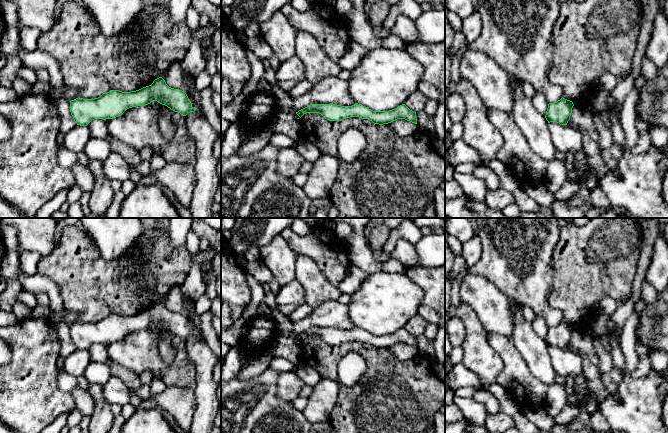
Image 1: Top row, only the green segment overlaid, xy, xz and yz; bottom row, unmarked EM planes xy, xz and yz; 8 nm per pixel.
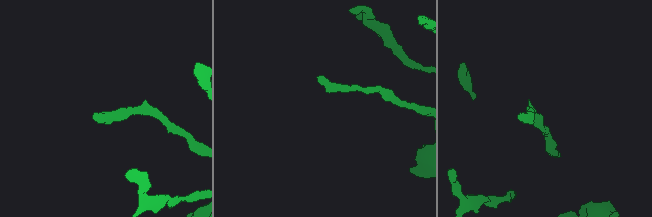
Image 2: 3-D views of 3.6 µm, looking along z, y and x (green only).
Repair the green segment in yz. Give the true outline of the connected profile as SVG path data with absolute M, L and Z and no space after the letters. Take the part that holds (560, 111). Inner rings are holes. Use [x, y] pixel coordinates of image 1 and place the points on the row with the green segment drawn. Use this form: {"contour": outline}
{"contour": "M562 97L557 102L548 104L545 118L548 123L557 122L560 125L567 125L573 106L574 104L572 101Z"}

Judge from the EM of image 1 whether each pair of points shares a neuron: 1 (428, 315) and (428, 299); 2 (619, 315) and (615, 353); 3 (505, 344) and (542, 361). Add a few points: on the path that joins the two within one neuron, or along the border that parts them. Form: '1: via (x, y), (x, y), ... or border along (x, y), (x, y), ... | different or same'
1: border along (422, 305), (434, 309) | different
2: border along (619, 333), (613, 341), (609, 353) | different
3: border along (511, 337), (516, 350), (524, 359), (529, 369) | different

